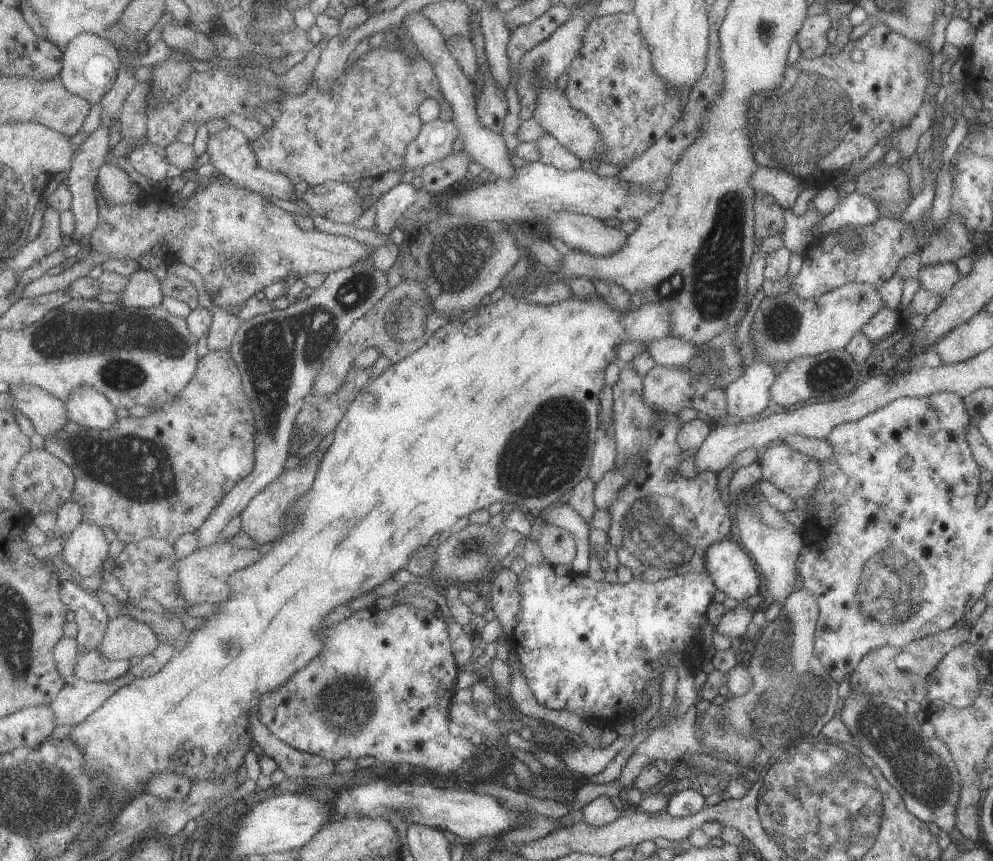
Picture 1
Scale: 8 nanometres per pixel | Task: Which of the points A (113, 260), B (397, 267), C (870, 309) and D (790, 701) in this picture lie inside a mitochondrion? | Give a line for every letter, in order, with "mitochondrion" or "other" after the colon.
A: other
B: other
C: other
D: mitochondrion

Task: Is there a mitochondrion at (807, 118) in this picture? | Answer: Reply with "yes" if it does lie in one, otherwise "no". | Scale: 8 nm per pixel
yes

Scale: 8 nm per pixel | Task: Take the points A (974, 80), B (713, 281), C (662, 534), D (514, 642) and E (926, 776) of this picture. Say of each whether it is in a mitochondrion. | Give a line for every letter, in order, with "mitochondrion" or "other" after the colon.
A: other
B: mitochondrion
C: mitochondrion
D: other
E: mitochondrion

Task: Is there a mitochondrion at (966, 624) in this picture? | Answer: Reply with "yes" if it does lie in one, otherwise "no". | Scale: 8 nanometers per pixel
no

